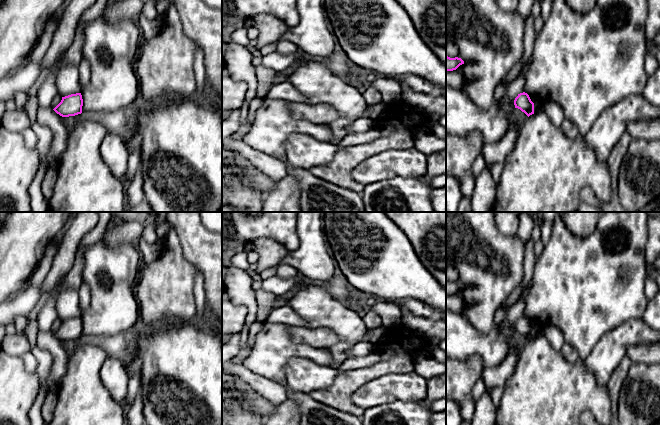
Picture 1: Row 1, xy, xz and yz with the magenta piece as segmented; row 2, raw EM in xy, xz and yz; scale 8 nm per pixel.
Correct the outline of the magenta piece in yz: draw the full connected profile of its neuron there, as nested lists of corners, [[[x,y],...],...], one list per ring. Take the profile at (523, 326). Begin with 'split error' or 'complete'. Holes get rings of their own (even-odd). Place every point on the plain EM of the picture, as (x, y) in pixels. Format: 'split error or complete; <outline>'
complete; [[[525,316],[518,318],[514,324],[515,332],[520,333],[528,341],[534,338],[534,327],[531,325],[529,319]]]

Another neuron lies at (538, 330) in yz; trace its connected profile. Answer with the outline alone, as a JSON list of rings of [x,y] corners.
[[[528,318],[531,325],[534,327],[534,337],[544,335],[545,328],[541,327],[535,319]]]

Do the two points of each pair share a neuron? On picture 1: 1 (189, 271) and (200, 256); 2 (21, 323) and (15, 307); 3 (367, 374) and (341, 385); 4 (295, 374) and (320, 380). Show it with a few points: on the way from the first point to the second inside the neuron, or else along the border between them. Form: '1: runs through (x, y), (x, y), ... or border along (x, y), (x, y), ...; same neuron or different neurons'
1: border along (180, 245), (183, 255), (196, 267); different neurons
2: border along (27, 316), (17, 316), (13, 322); different neurons
3: runs through (361, 376), (347, 382); same neuron
4: runs through (301, 374), (307, 377), (314, 377); same neuron

